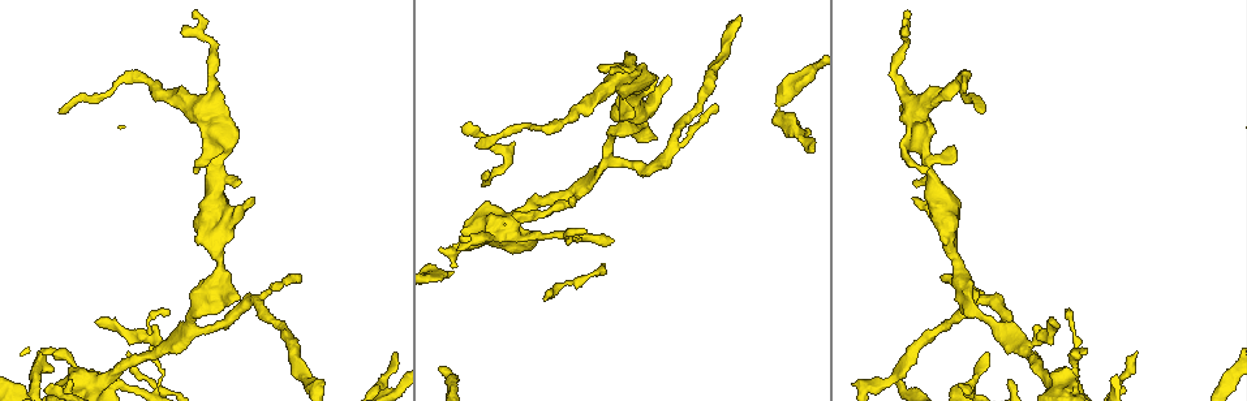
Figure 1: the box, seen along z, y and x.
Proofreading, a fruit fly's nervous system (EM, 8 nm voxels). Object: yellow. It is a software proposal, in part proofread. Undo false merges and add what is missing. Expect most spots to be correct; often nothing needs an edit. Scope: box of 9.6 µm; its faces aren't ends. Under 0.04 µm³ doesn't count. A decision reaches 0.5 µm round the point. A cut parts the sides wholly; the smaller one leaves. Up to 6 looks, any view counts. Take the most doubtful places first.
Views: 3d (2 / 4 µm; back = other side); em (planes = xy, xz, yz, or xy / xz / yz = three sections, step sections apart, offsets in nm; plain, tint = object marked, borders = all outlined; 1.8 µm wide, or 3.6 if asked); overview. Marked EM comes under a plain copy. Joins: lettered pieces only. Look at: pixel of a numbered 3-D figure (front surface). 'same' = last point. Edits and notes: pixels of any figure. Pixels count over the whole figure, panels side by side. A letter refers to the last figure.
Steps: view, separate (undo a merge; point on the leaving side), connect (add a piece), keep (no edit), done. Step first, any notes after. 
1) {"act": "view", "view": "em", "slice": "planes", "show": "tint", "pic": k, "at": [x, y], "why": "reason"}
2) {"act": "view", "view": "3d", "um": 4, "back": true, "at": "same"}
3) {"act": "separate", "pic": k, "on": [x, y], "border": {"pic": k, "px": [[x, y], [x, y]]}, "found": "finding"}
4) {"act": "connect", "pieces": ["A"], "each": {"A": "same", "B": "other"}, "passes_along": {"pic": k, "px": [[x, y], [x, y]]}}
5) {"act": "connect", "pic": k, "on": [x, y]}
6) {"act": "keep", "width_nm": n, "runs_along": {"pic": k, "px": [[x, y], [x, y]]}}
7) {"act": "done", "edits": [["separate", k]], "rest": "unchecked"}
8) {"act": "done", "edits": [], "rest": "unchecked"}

{"act": "view", "view": "3d", "um": 4, "pic": 1, "at": [518, 233], "why": "thick turns thin"}

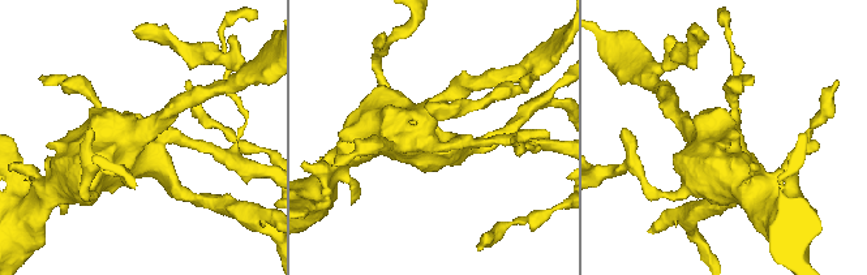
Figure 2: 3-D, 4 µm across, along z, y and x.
{"act": "view", "view": "em", "um": 3.6, "slice": "planes", "show": "borders", "pic": 2, "at": [146, 149]}

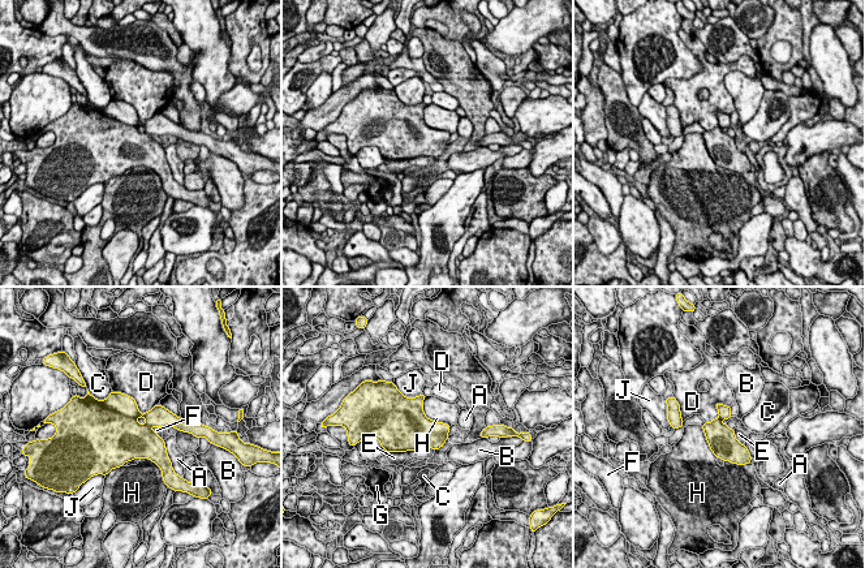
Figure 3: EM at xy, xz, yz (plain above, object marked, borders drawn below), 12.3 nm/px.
{"act": "separate", "pic": 3, "on": [121, 403], "longest_contact_nm": ["E", 600], "each": {"A": "other", "B": "other", "C": "other", "D": "other", "E": "other", "F": "other", "G": "other", "H": "other", "J": "other"}, "border": {"pic": 3, "px": [[102, 403], [137, 418]]}, "found": "two cells meet here"}

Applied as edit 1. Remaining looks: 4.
{"act": "view", "view": "overview"}

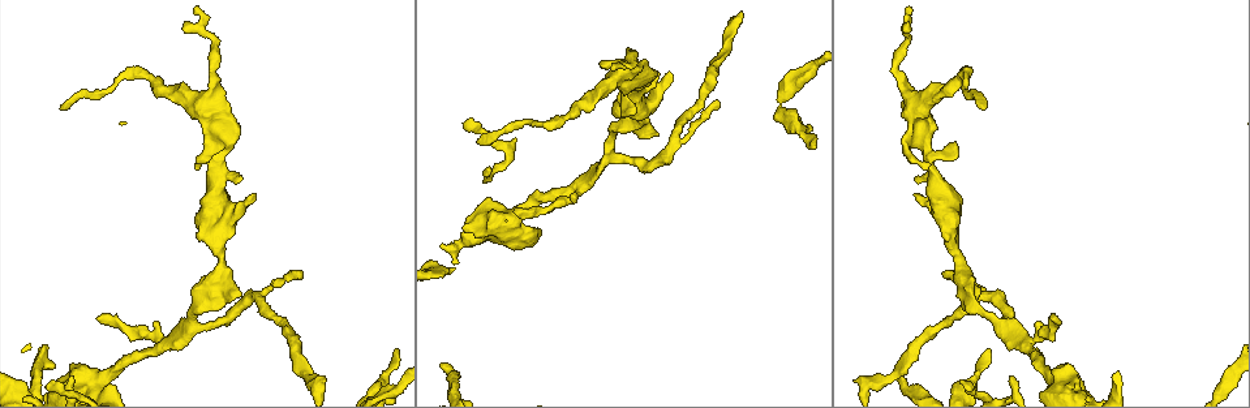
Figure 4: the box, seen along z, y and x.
{"act": "view", "view": "em", "slice": "planes", "show": "tint", "pic": 4, "at": [198, 165], "why": "thin end"}

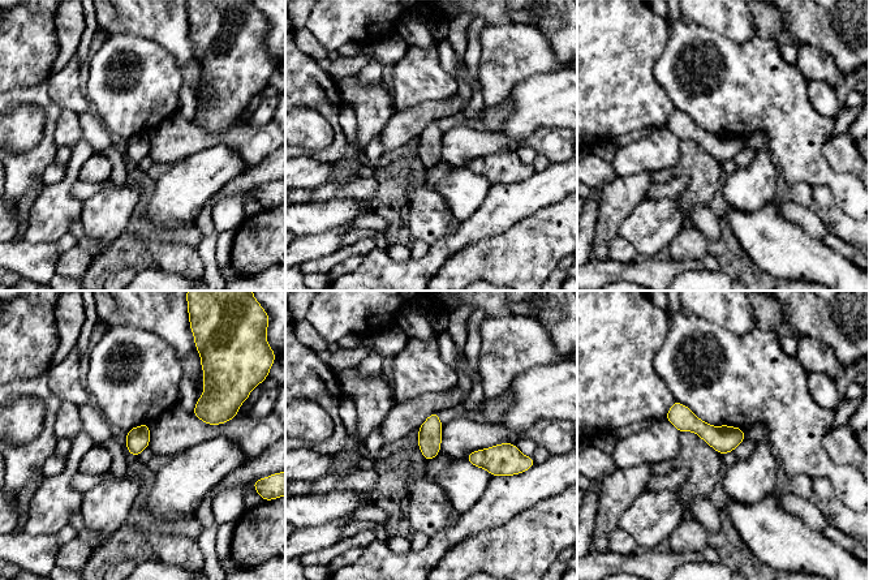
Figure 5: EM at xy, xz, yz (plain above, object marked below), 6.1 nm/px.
{"act": "view", "view": "em", "slice": "planes", "show": "borders", "at": "same"}

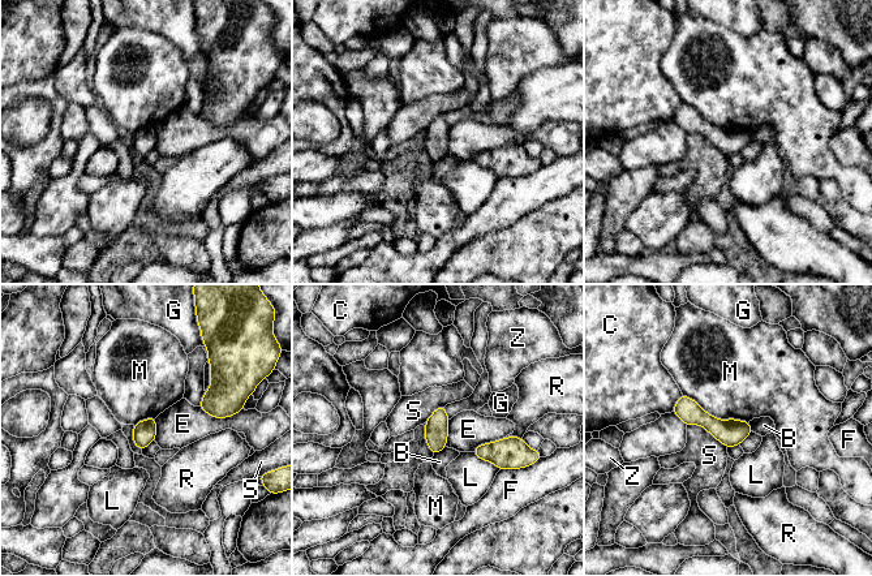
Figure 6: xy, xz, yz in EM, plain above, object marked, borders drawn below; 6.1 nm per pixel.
{"act": "keep", "each": {"B": "other", "C": "other", "E": "other", "F": "other", "G": "other", "L": "other", "M": "other", "R": "other", "S": "other", "Z": "other"}, "runs_along": {"pic": 6, "px": [[677, 408], [722, 430], [747, 430]]}, "found": "none of them fits"}

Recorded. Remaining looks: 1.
{"act": "done", "edits": [["separate", 3]], "rest": "unchecked"}

